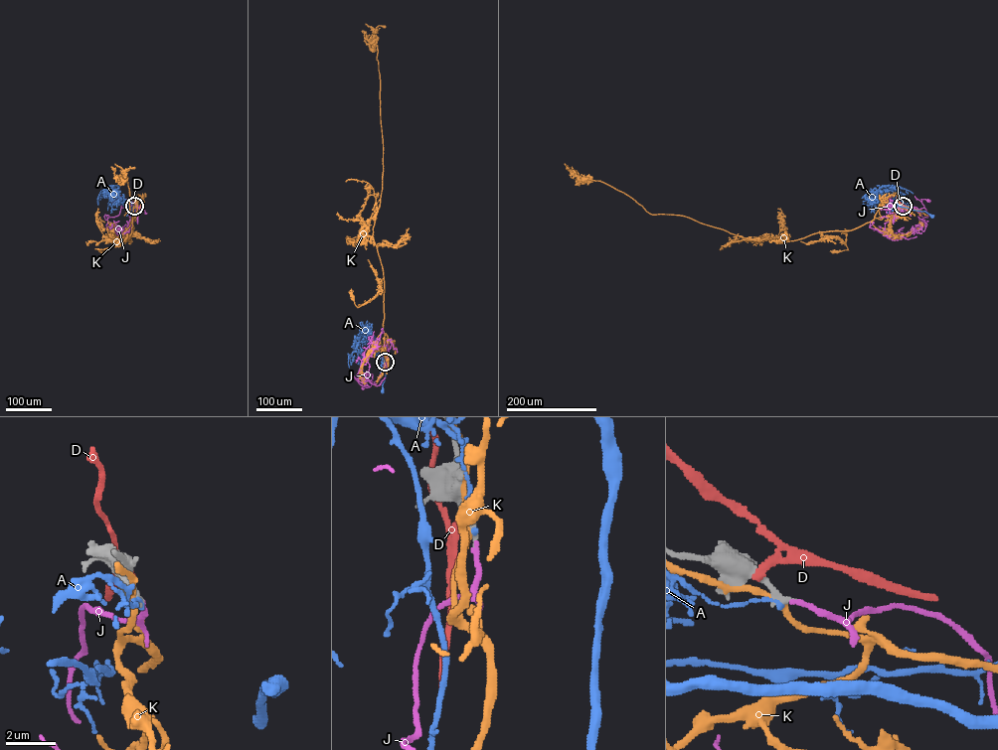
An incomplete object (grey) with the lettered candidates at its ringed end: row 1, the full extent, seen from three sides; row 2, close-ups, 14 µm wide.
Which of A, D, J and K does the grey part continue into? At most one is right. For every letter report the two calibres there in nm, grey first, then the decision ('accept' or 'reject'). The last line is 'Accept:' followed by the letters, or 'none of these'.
A: 240 nm thick on the grey side, 170 nm on the other; reject
D: 460 nm thick on the grey side, 240 nm on the other; reject
J: 240 nm thick on the grey side, 180 nm on the other; accept
K: 280 nm thick on the grey side, 240 nm on the other; reject
Accept: J

